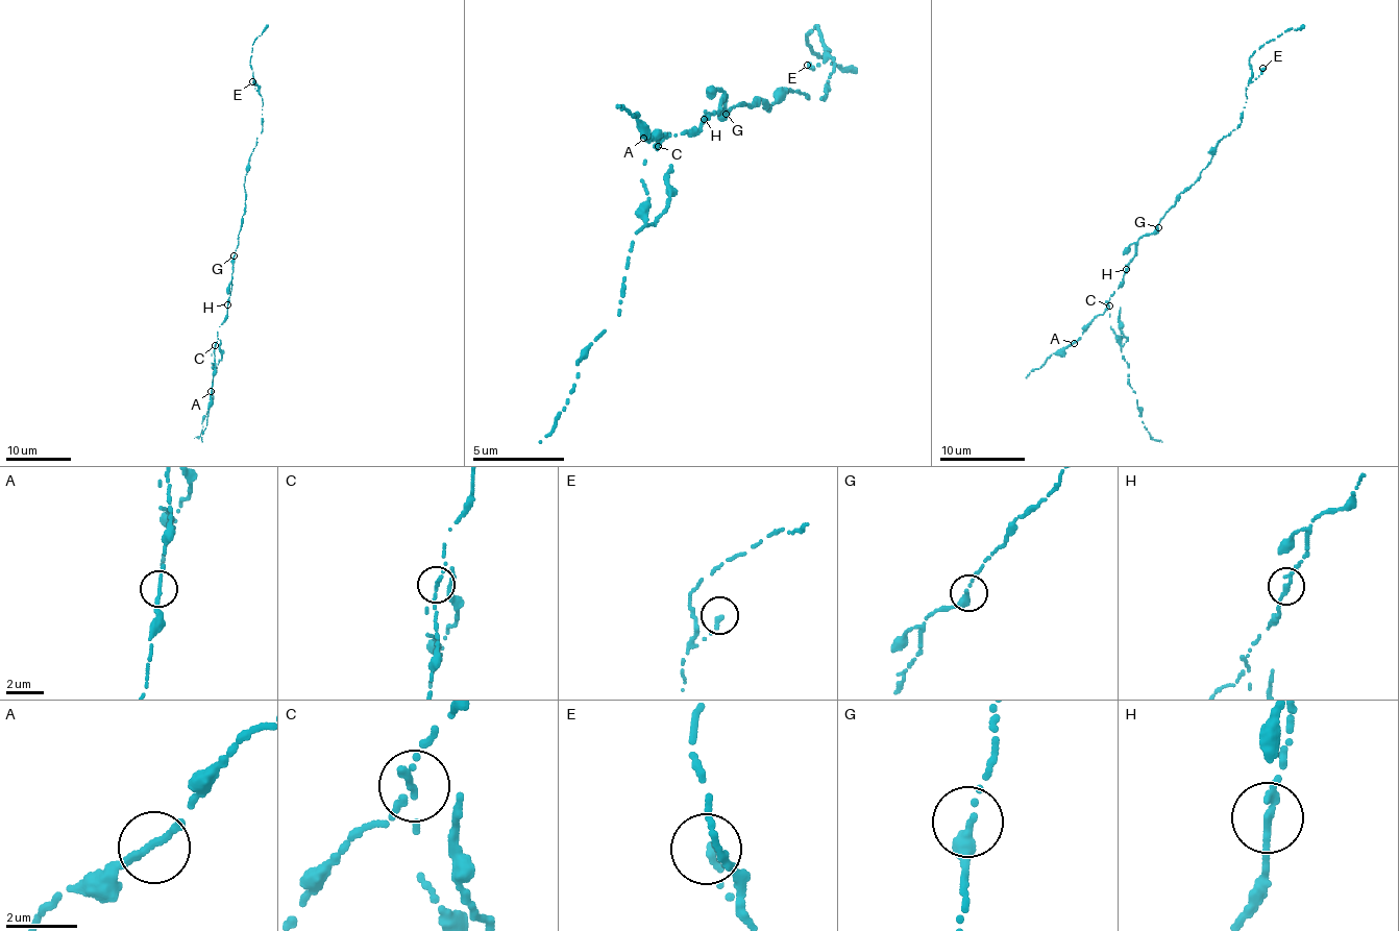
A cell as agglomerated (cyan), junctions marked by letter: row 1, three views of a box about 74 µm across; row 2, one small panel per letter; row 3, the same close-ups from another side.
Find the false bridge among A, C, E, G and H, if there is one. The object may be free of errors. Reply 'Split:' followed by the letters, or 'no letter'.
Split: C

